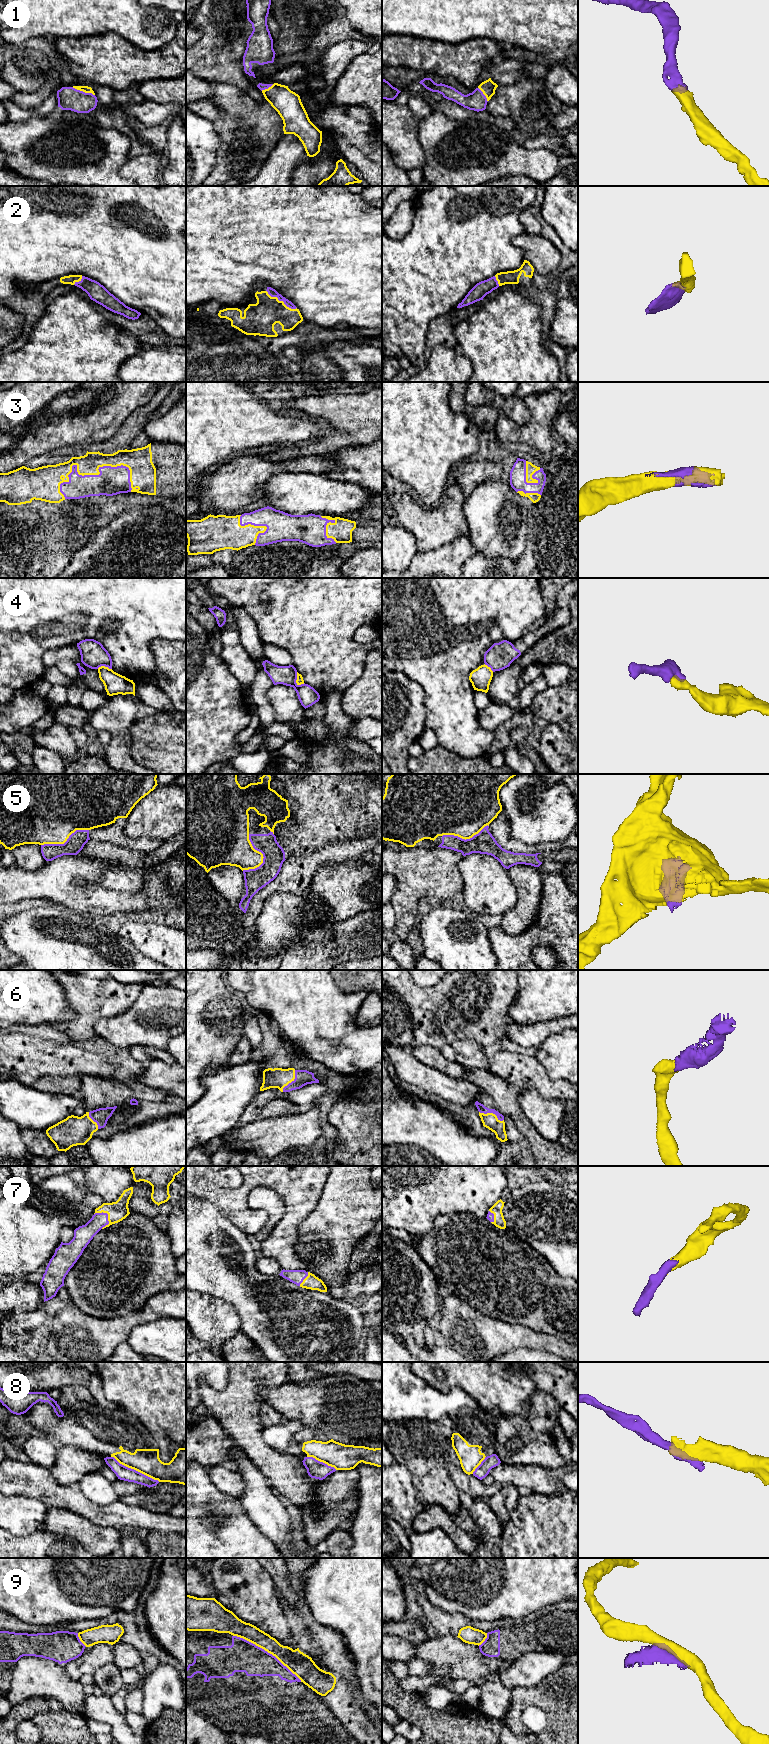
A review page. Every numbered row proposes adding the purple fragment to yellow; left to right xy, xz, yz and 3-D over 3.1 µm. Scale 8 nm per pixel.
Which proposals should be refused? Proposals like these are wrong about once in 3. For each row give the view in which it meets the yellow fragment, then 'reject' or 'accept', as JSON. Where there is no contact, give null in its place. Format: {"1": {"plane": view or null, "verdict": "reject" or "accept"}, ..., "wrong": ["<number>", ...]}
{"1": {"plane": "xy", "verdict": "accept"}, "2": {"plane": "xz", "verdict": "accept"}, "3": {"plane": "xy", "verdict": "accept"}, "4": {"plane": "xz", "verdict": "reject"}, "5": {"plane": "xz", "verdict": "reject"}, "6": {"plane": "yz", "verdict": "accept"}, "7": {"plane": "xy", "verdict": "accept"}, "8": {"plane": "xy", "verdict": "reject"}, "9": {"plane": "xz", "verdict": "reject"}, "wrong": ["4", "5", "8", "9"]}

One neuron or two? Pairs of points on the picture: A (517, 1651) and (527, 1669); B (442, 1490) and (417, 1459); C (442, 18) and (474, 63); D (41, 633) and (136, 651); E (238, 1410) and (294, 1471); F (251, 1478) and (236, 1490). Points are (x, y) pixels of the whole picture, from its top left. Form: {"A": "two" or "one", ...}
{"A": "two", "B": "one", "C": "two", "D": "one", "E": "one", "F": "two"}

